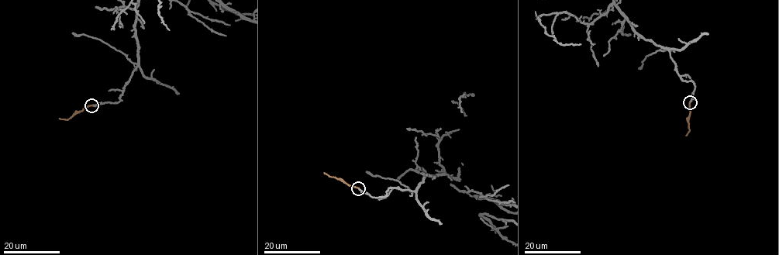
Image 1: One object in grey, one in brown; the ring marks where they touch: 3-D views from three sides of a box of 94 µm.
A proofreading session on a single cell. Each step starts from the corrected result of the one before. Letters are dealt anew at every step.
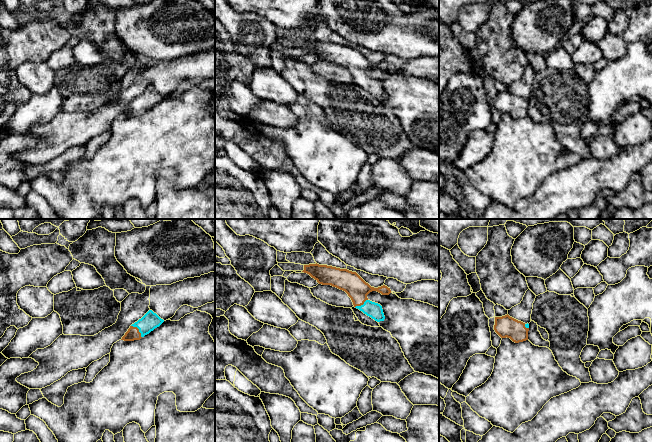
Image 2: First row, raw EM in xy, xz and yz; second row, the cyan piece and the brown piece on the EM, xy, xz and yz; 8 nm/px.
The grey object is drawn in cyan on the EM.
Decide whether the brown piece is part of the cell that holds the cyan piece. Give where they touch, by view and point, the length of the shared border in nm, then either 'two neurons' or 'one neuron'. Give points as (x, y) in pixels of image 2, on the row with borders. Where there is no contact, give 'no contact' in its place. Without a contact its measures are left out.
contact xy (139, 330); length 130 nm; one neuron

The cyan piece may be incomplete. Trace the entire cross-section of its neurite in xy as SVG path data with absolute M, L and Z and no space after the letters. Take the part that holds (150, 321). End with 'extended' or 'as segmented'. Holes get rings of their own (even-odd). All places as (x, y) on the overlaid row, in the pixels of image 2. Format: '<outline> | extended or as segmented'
M149 310L141 319L132 324L121 340L140 340L164 322L156 313Z | extended

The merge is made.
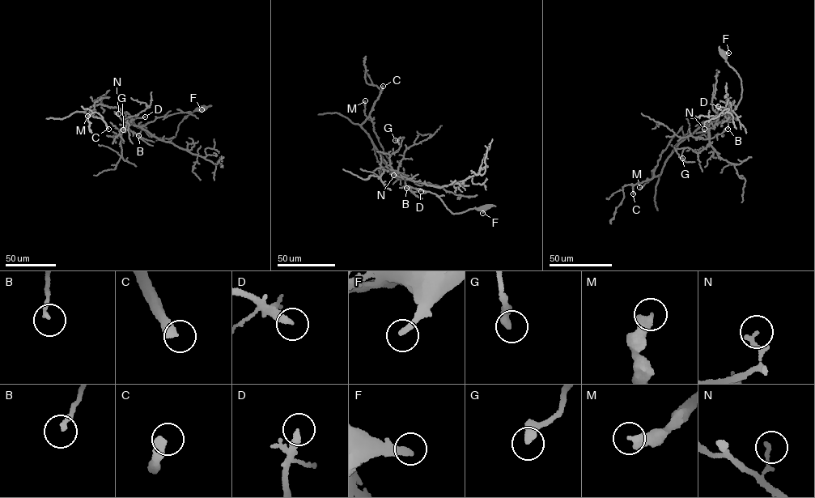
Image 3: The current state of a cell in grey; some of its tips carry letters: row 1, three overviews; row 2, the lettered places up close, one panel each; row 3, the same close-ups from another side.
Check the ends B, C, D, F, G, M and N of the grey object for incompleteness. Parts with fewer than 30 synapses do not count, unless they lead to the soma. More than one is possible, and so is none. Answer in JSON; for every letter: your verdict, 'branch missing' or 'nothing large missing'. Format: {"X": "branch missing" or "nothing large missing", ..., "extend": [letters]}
{"B": "nothing large missing", "C": "branch missing", "D": "branch missing", "F": "nothing large missing", "G": "nothing large missing", "M": "nothing large missing", "N": "nothing large missing", "extend": ["C", "D"]}

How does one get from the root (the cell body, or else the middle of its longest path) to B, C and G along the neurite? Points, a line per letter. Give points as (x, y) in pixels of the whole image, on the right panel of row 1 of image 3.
B: (722, 53), (738, 74), (741, 85), (740, 99), (732, 117), (721, 123), (726, 117), (727, 129)
C: (722, 53), (740, 79), (740, 99), (732, 117), (702, 122), (679, 142), (660, 174), (634, 185), (633, 193)
G: (722, 53), (740, 79), (740, 99), (727, 121), (707, 122), (706, 147), (698, 152), (685, 148), (682, 158)

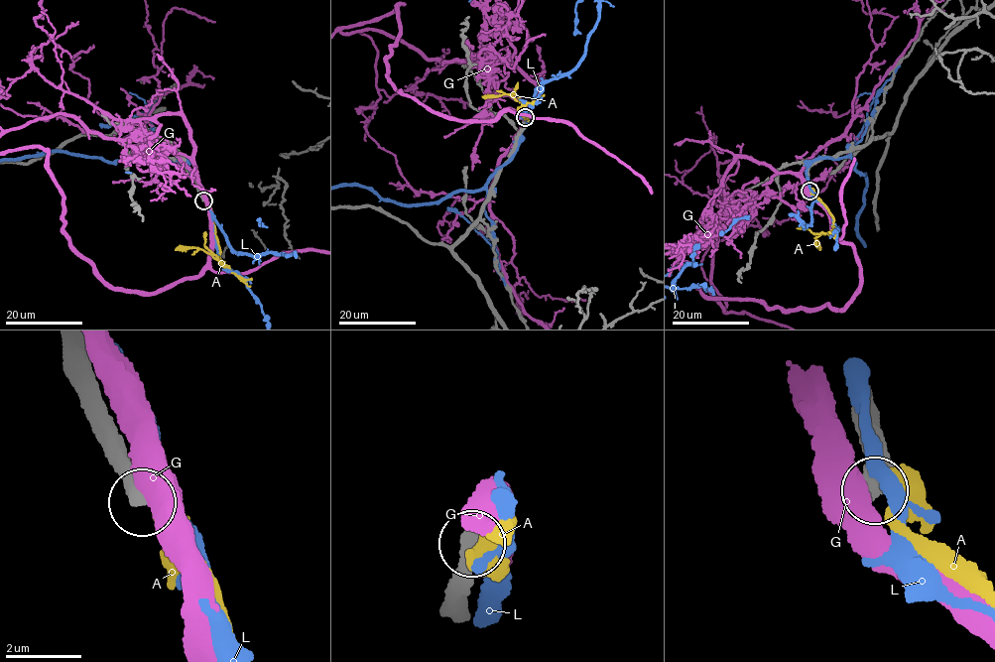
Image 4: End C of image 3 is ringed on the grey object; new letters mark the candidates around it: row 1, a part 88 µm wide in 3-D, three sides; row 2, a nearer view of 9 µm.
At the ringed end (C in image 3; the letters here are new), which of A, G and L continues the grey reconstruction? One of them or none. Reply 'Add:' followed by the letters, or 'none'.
Add: none

